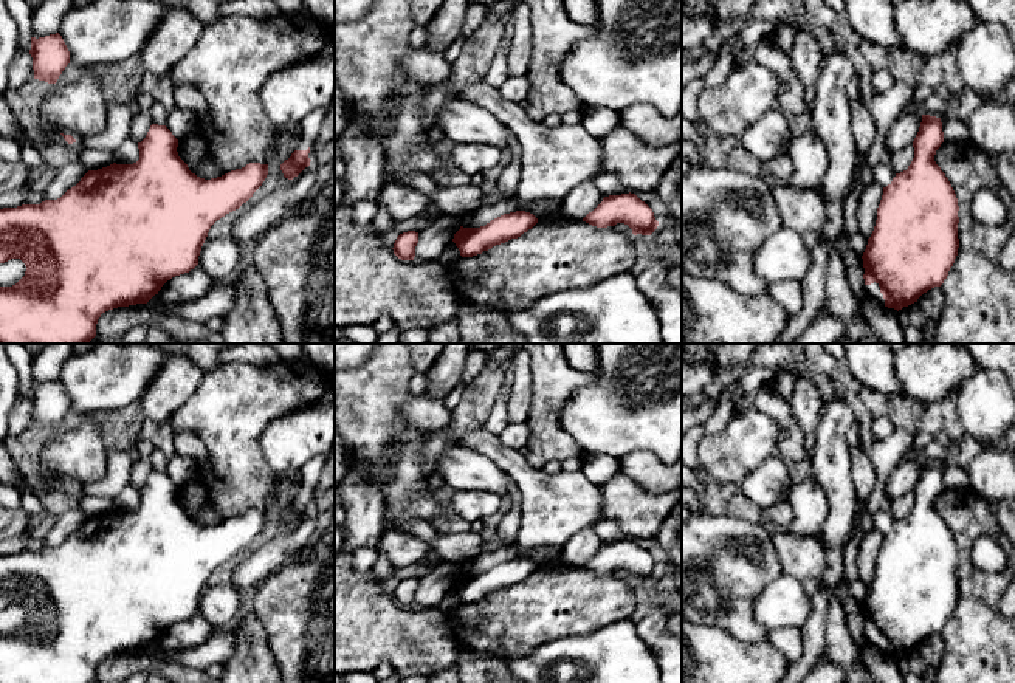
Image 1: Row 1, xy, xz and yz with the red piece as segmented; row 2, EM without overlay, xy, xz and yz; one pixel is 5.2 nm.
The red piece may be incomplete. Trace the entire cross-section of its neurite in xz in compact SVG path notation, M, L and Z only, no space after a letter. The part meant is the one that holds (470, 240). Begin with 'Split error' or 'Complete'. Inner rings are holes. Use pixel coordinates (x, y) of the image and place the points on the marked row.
Complete. M525 211L504 214L485 226L463 228L454 234L452 242L462 257L473 257L496 245L521 237L538 223L538 218Z

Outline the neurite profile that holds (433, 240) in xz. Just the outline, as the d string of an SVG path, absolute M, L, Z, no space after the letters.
M442 214L426 229L418 232L418 243L415 246L414 260L420 263L439 262L445 248L452 242L454 234L462 226L462 217L452 214Z

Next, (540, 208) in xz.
M501 200L496 203L480 206L479 209L466 215L462 215L462 226L463 228L480 228L504 214L510 214L516 211L530 212L538 220L541 220L541 218L553 215L559 209L559 204L561 201L556 201L556 200L535 200L530 208L521 209L518 204L514 204L510 200Z

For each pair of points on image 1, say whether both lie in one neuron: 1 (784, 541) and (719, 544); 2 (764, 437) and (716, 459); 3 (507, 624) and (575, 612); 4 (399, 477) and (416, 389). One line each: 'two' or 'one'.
1: two
2: one
3: one
4: two

